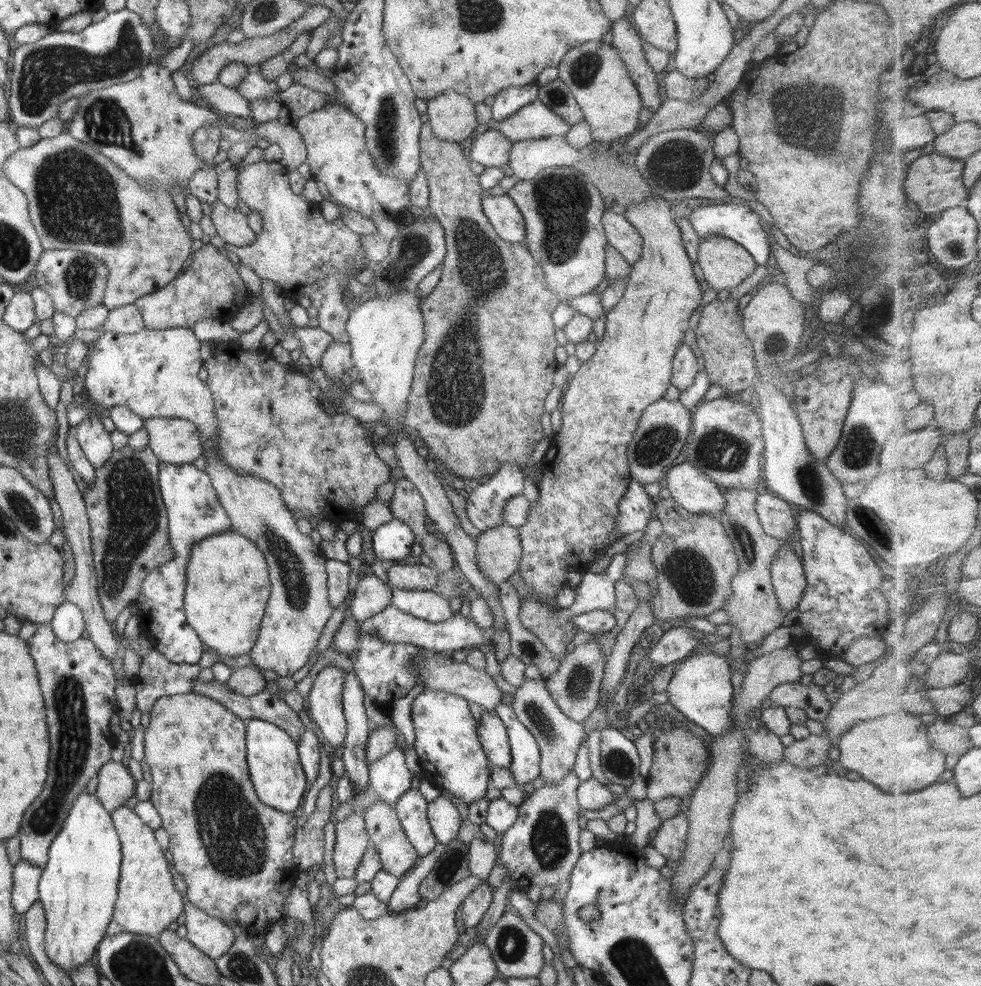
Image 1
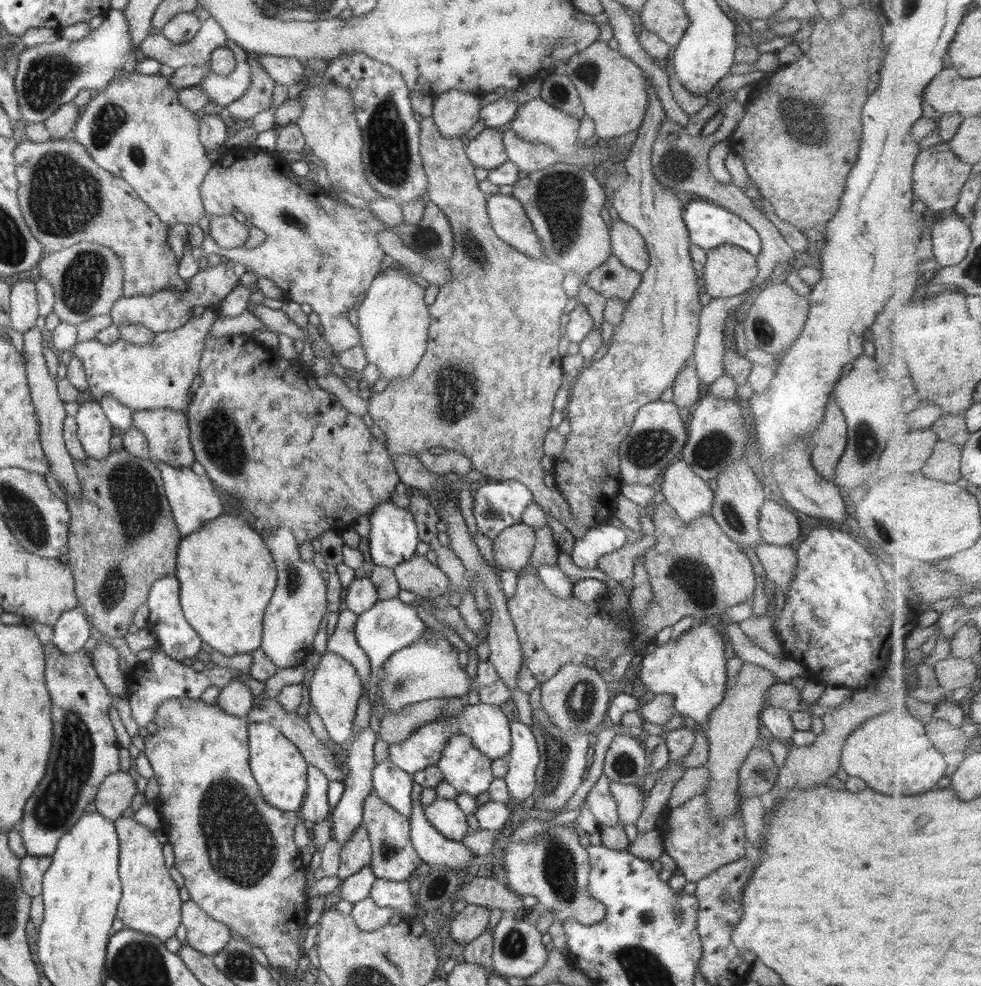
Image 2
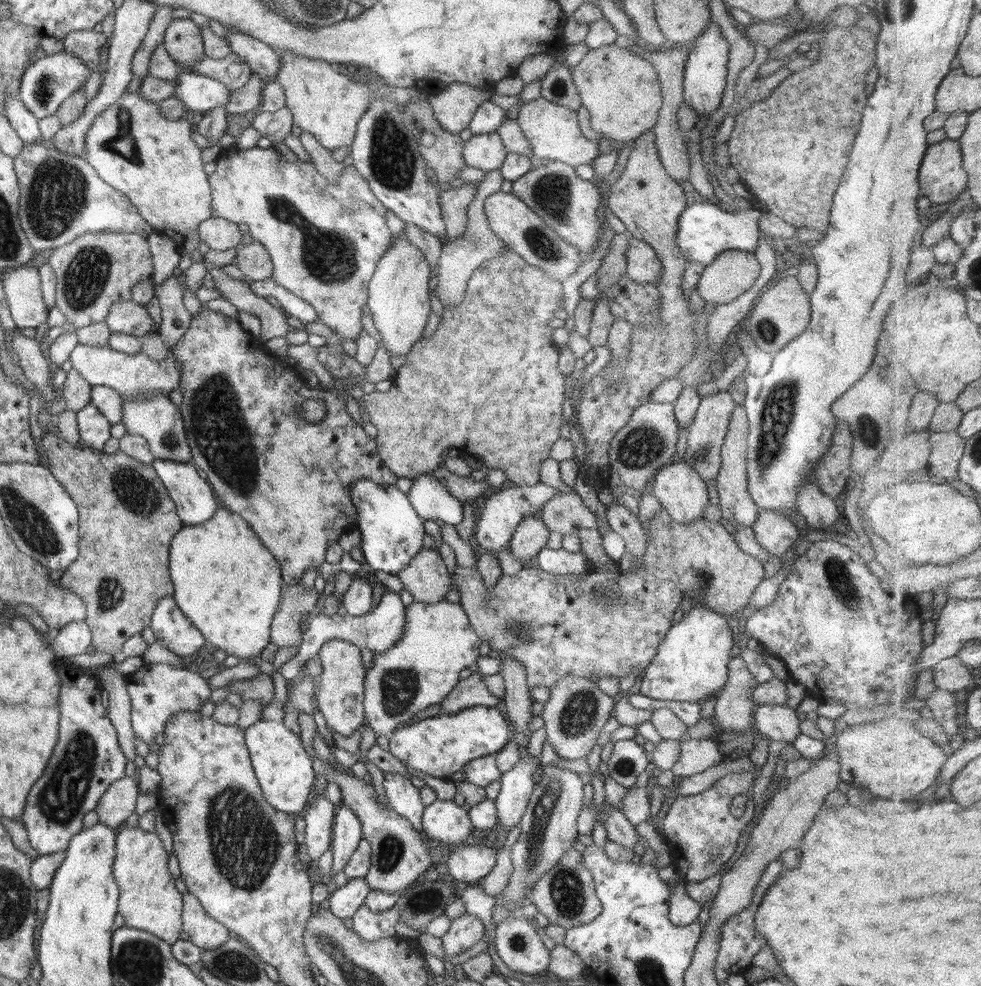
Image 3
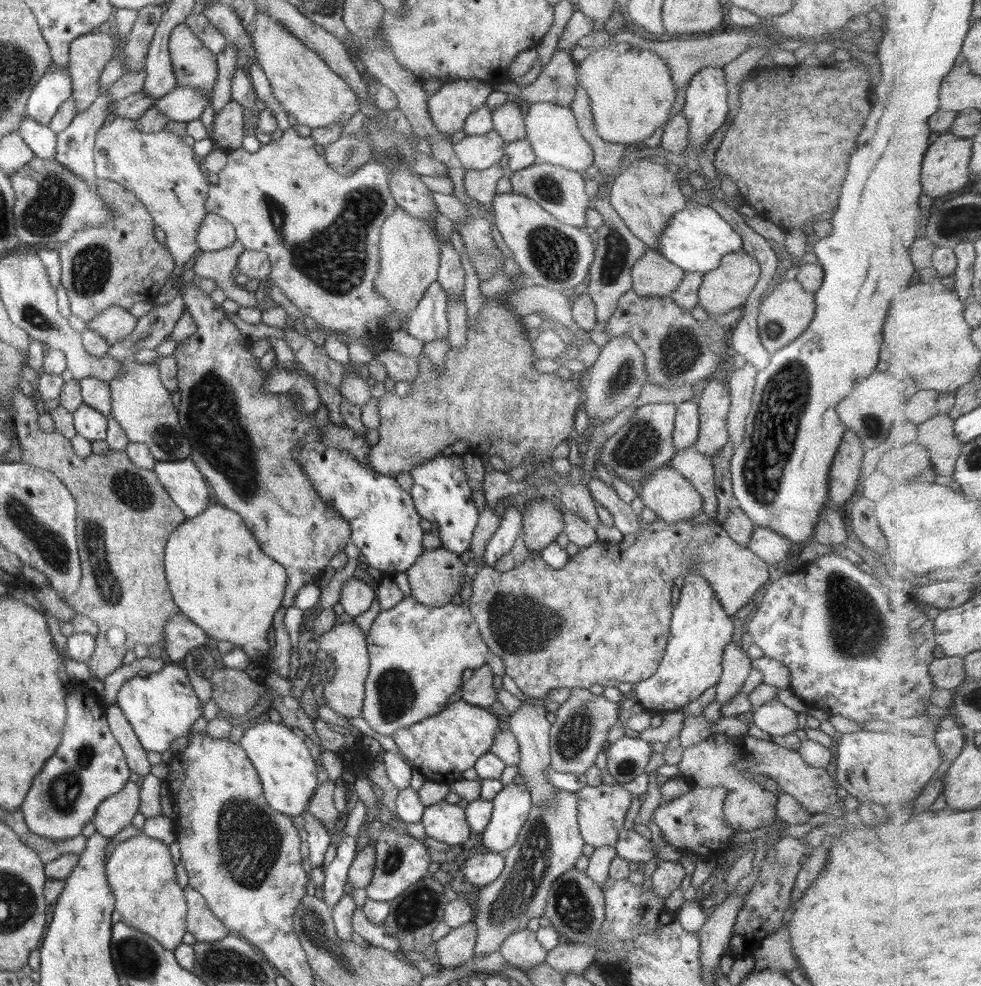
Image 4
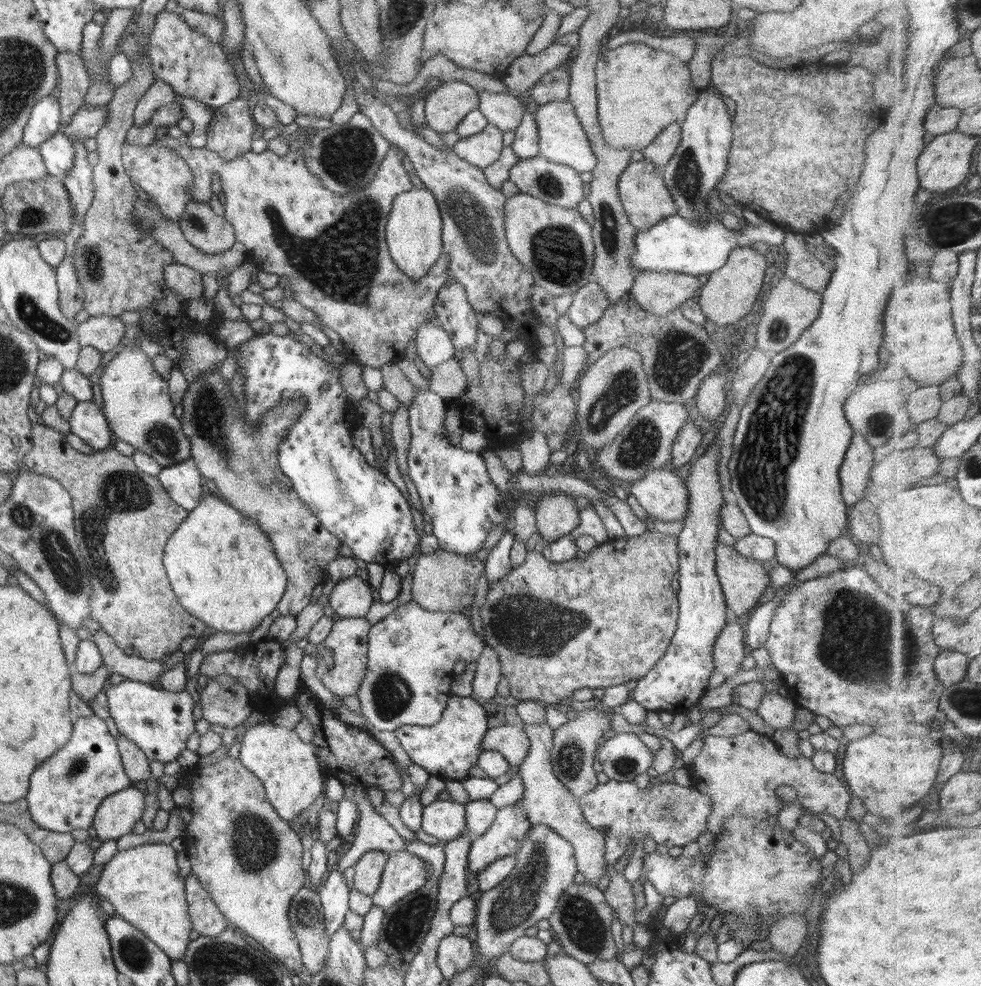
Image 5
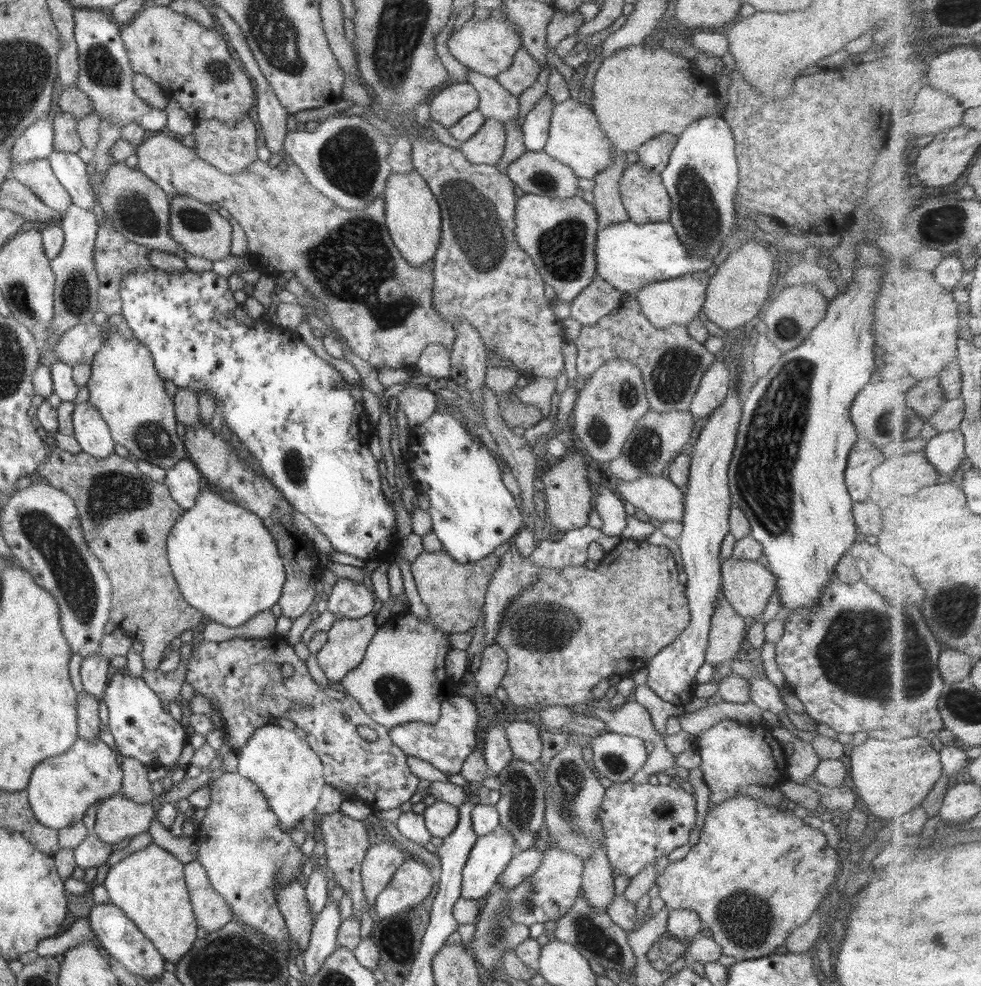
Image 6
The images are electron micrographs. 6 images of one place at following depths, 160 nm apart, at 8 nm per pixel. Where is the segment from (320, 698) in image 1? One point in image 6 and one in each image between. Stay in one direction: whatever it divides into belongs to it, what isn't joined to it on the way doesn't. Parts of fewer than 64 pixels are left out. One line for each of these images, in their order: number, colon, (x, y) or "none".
2: (335, 688)
3: (340, 694)
4: (345, 643)
5: (348, 641)
6: (347, 640)

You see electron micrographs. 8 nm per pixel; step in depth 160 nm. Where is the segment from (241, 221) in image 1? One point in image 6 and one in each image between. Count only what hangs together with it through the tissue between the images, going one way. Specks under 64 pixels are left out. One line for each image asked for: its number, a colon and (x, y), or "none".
2: (227, 232)
3: (221, 235)
4: (215, 233)
5: (205, 230)
6: (199, 230)

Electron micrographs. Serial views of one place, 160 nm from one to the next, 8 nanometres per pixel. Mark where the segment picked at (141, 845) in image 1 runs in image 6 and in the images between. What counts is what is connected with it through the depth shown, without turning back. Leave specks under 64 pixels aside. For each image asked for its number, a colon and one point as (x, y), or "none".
2: (150, 902)
3: (148, 899)
4: (140, 871)
5: (143, 884)
6: (149, 885)

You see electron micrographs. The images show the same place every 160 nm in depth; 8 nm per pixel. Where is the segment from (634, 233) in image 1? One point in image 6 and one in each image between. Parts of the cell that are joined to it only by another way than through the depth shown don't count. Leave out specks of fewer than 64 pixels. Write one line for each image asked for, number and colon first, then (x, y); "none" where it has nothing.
2: (627, 244)
3: (643, 266)
4: (653, 275)
5: (659, 293)
6: (679, 300)

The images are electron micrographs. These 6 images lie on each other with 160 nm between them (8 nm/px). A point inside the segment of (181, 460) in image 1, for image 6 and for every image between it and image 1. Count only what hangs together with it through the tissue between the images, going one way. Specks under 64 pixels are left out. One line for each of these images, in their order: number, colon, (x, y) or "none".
2: (166, 430)
3: (157, 419)
4: (140, 403)
5: (137, 405)
6: (125, 387)

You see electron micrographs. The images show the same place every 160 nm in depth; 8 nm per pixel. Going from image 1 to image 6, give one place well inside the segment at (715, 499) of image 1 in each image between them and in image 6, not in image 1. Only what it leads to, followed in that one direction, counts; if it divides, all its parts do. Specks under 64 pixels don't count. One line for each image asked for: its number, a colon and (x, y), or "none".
2: (689, 495)
3: (682, 493)
4: (668, 493)
5: (664, 496)
6: (658, 496)

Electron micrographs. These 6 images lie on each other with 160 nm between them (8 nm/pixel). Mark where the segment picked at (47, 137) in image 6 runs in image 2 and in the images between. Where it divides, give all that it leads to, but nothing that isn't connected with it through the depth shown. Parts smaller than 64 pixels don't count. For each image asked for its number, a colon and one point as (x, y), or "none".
2: (50, 75)
3: (49, 81)
4: (46, 97)
5: (44, 121)

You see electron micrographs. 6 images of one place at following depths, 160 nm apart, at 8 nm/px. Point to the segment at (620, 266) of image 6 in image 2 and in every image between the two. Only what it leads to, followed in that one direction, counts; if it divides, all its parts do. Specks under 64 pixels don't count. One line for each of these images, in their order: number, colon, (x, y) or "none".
2: (709, 226)
3: (704, 230)
4: (695, 239)
5: (674, 244)

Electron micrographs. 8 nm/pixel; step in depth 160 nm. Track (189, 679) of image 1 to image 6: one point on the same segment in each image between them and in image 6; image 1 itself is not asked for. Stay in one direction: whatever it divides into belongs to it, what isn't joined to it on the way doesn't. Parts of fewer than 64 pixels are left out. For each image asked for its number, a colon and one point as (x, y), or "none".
2: (162, 678)
3: (158, 691)
4: (162, 706)
5: (159, 722)
6: (142, 728)

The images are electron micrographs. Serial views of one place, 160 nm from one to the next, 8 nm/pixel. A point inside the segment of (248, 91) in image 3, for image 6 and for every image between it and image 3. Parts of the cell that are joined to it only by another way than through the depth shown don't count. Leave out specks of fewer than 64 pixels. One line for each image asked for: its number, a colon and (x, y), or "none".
4: (228, 127)
5: (229, 134)
6: (229, 149)

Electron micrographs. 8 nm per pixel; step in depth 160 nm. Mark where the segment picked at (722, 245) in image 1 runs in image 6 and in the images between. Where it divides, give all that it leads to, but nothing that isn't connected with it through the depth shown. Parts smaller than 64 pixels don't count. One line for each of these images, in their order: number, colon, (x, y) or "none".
2: (730, 270)
3: (731, 273)
4: (728, 286)
5: (730, 292)
6: (738, 287)

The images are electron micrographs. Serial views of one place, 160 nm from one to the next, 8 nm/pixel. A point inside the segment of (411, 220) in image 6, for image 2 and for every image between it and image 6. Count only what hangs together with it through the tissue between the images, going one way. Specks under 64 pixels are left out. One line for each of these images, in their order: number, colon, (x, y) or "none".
2: (394, 319)
3: (399, 296)
4: (409, 251)
5: (413, 232)

